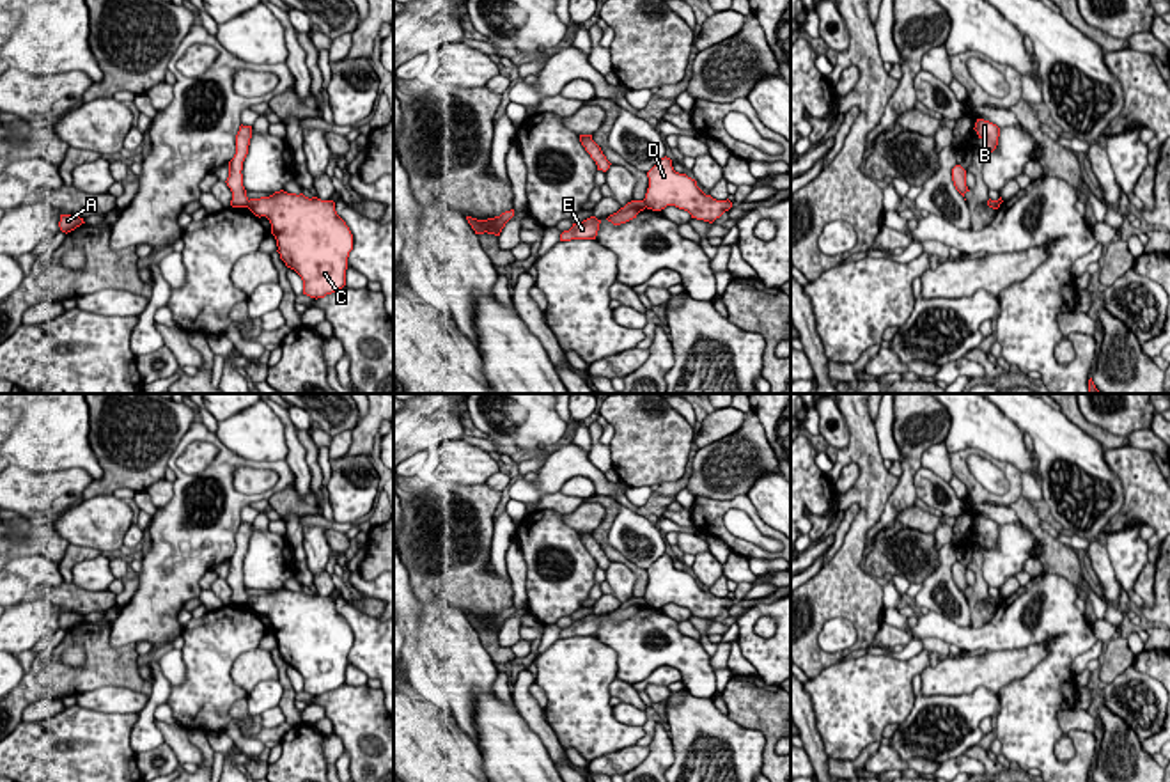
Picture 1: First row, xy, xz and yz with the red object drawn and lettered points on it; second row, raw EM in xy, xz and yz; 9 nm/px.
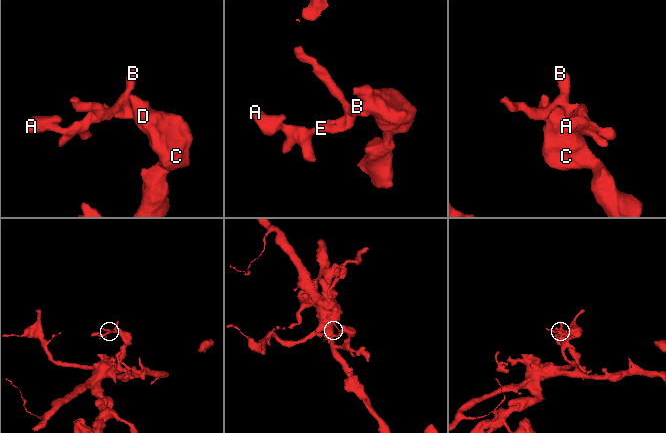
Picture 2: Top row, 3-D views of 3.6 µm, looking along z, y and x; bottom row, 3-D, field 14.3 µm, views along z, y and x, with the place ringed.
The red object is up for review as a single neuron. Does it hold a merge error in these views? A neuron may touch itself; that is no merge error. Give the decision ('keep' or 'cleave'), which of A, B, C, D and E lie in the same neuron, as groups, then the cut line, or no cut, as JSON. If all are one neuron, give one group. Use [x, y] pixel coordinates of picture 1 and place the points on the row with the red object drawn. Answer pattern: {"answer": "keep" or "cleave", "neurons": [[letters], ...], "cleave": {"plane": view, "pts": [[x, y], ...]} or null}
{"answer": "cleave", "neurons": [["A", "B", "E"], ["C", "D"]], "cleave": {"plane": "xz", "pts": [[644, 199], [647, 206]]}}

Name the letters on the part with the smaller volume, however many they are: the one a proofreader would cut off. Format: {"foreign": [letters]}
{"foreign": ["A", "B", "E"]}

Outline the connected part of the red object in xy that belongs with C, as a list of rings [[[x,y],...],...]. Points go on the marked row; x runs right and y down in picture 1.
[[[280,190],[250,199],[246,207],[269,220],[277,252],[301,277],[303,294],[317,300],[346,285],[353,234],[333,200]]]

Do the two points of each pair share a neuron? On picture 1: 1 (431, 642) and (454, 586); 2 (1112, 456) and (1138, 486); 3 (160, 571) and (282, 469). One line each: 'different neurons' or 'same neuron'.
1: different neurons
2: same neuron
3: same neuron

